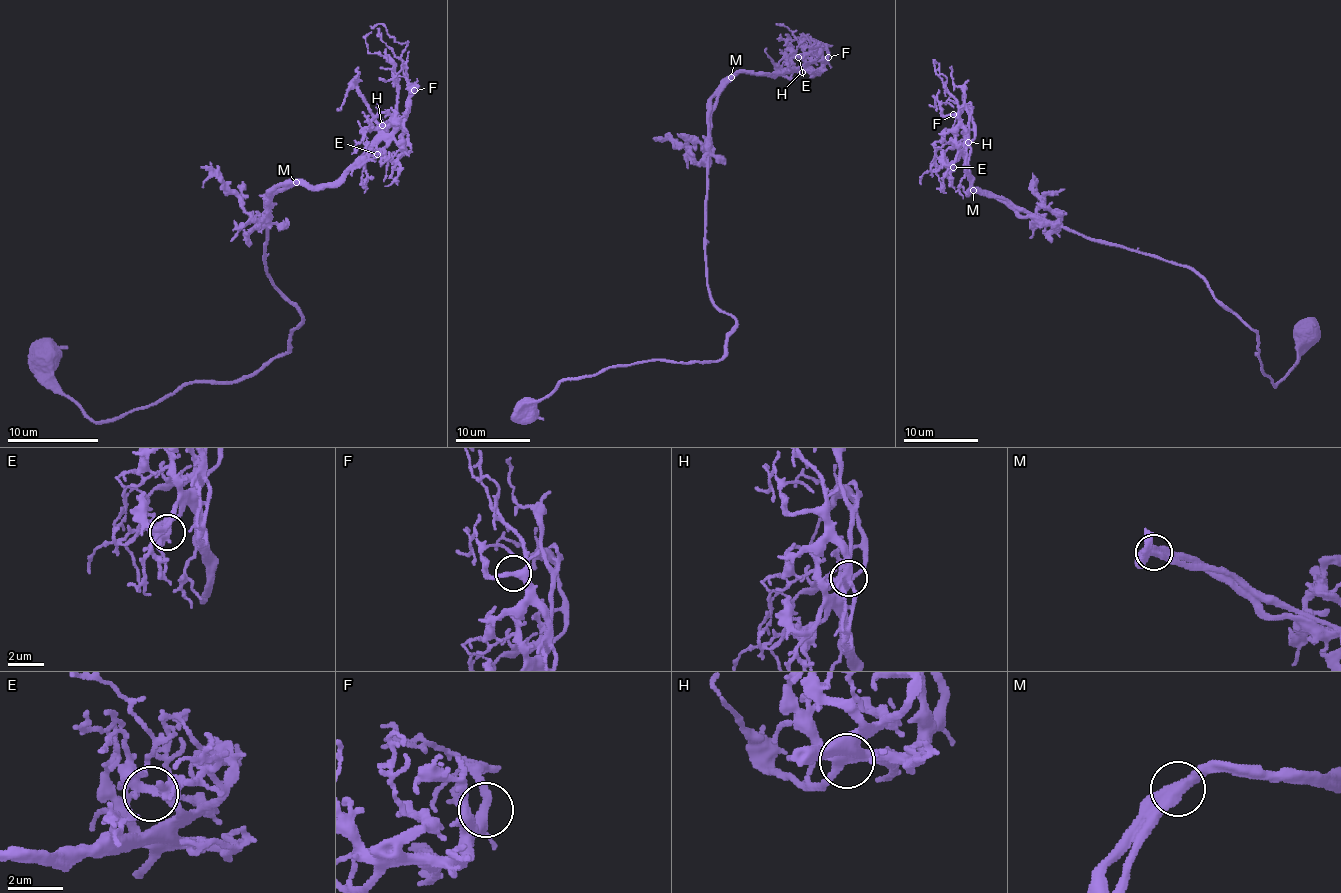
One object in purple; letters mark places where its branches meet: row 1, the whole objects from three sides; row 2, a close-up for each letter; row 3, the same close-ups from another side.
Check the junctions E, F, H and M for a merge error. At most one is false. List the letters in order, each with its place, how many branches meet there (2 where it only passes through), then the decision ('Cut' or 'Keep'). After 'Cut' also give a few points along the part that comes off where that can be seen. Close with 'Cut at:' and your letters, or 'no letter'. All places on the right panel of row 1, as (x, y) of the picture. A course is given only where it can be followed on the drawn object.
E: Place: (953, 167). Branches: 5. Keep
F: Place: (953, 114). Branches: 4. Keep
H: Place: (968, 142). Branches: 5. Keep
M: Place: (973, 190). Branches: 2. Keep
Cut at: no letter

